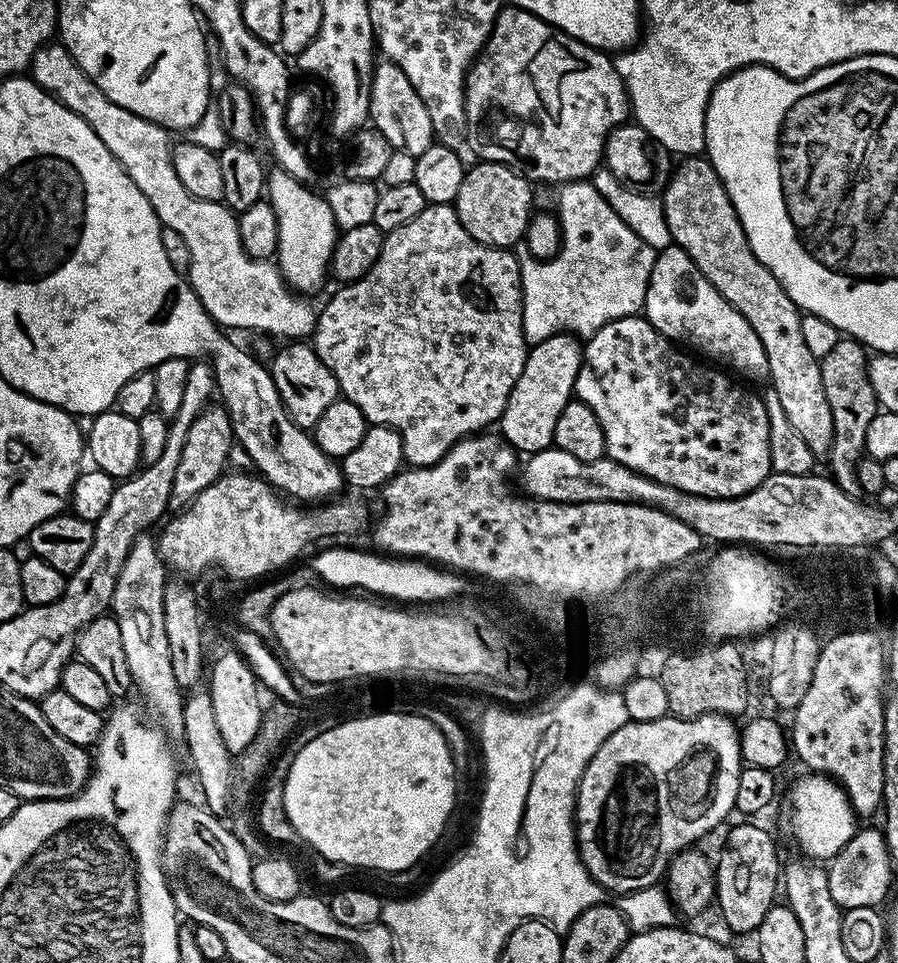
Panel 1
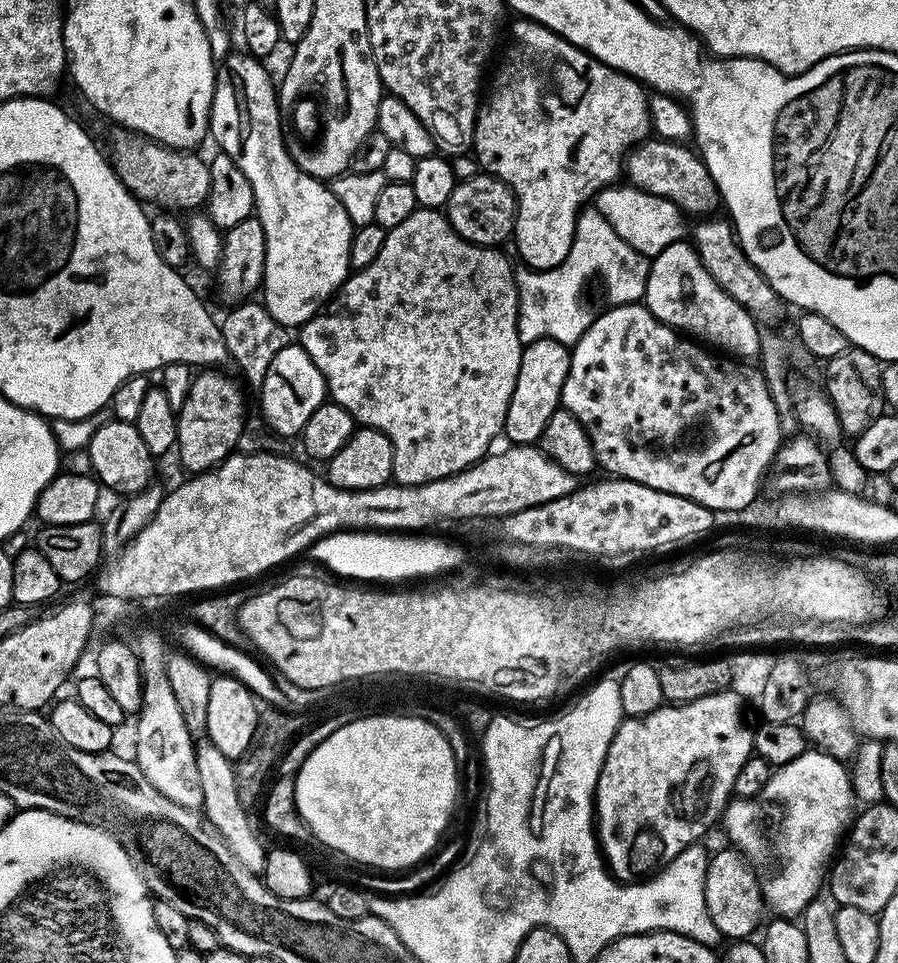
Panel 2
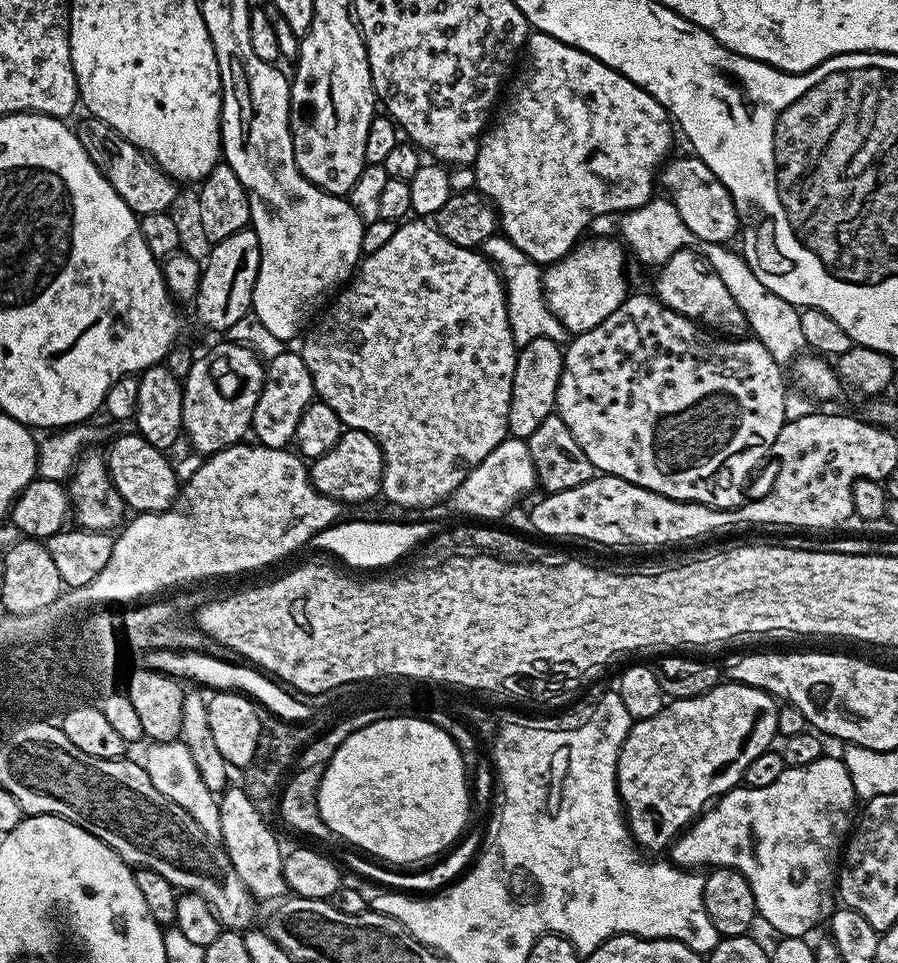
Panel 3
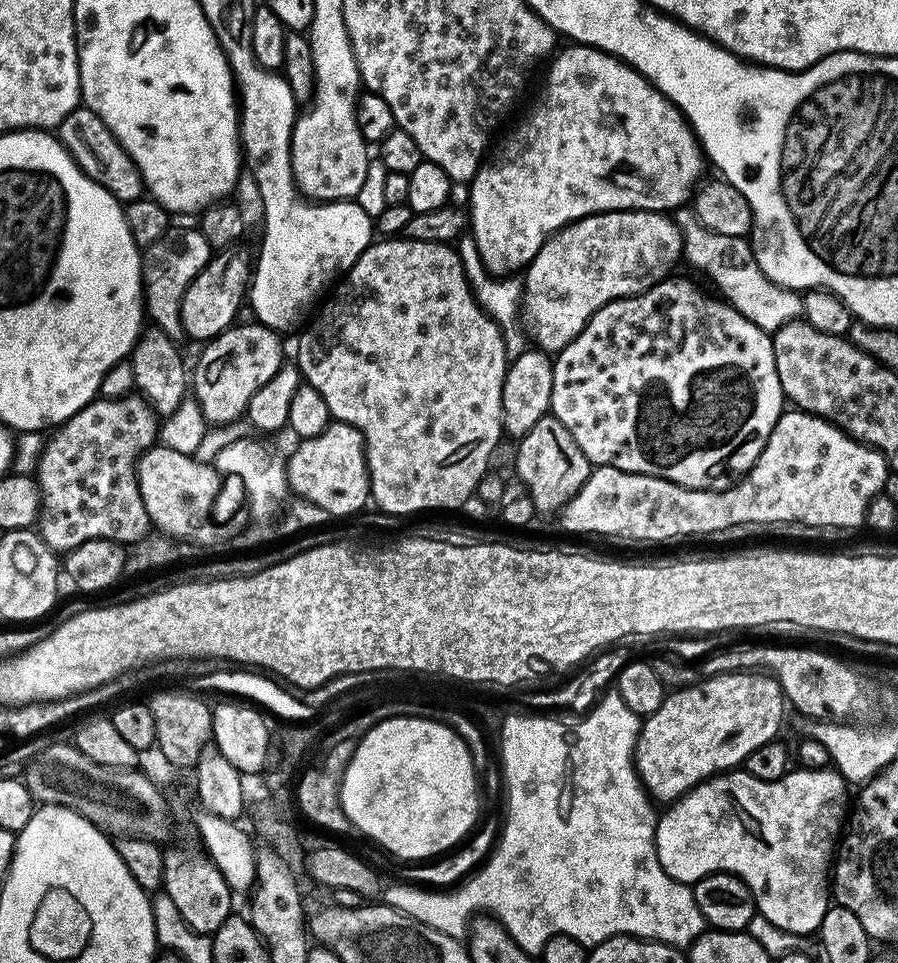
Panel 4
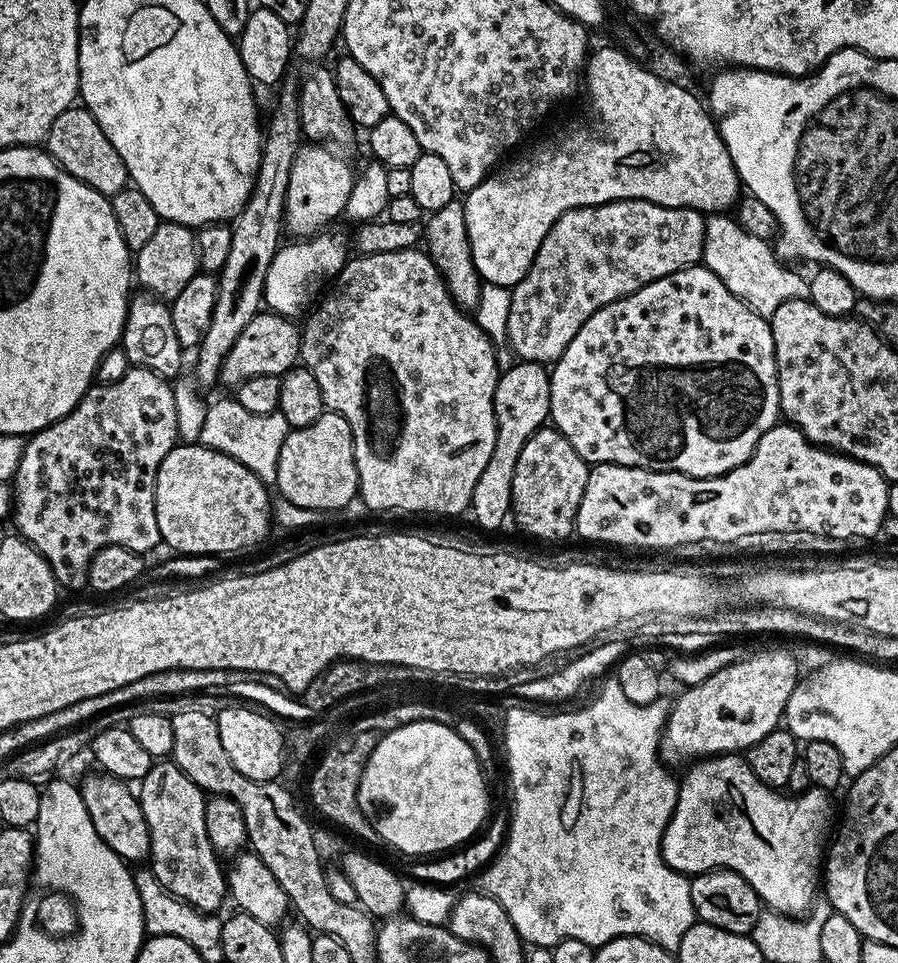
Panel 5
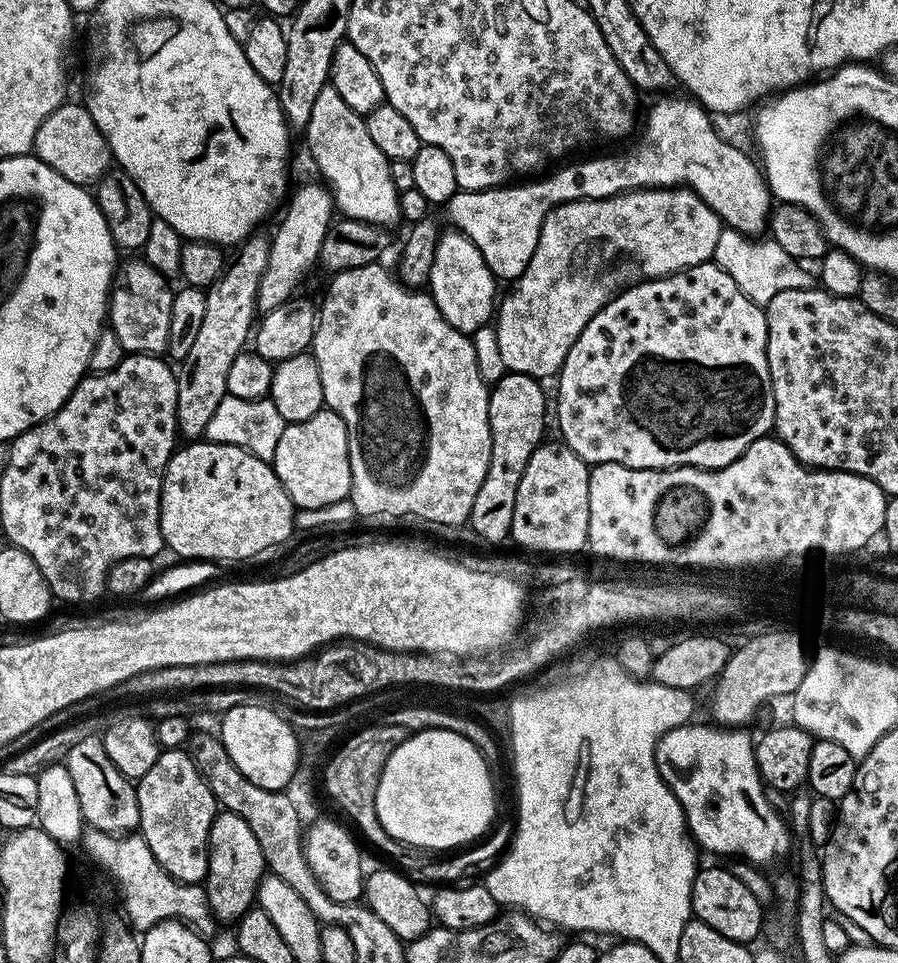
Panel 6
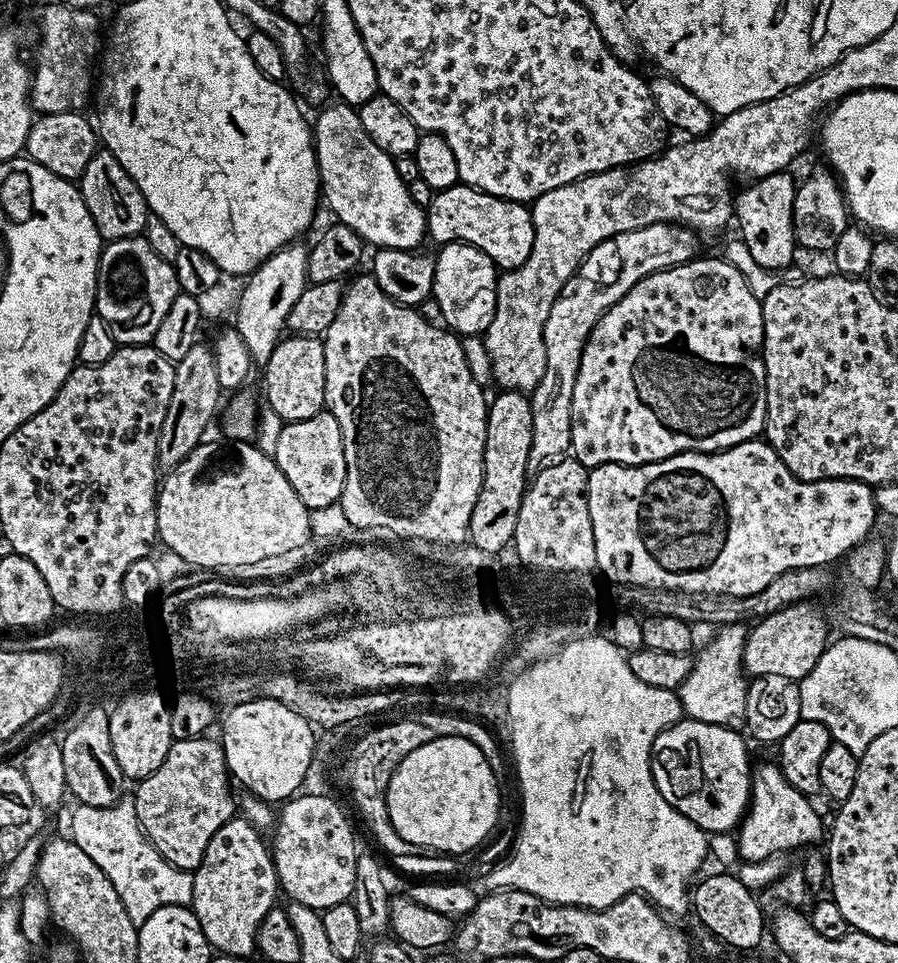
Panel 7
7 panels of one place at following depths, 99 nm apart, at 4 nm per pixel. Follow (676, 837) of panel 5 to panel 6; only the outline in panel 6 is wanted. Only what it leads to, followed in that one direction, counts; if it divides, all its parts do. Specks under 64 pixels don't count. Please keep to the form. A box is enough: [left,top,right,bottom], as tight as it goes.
[655,722,794,866]

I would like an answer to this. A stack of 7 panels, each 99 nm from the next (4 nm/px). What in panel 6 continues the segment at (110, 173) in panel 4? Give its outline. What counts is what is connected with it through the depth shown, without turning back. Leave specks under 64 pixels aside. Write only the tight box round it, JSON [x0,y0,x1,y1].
[32,102,114,186]

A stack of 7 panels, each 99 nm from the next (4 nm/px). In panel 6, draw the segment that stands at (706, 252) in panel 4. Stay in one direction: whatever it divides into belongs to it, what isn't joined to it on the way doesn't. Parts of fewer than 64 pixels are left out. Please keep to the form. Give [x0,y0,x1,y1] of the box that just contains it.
[712,227,809,306]

